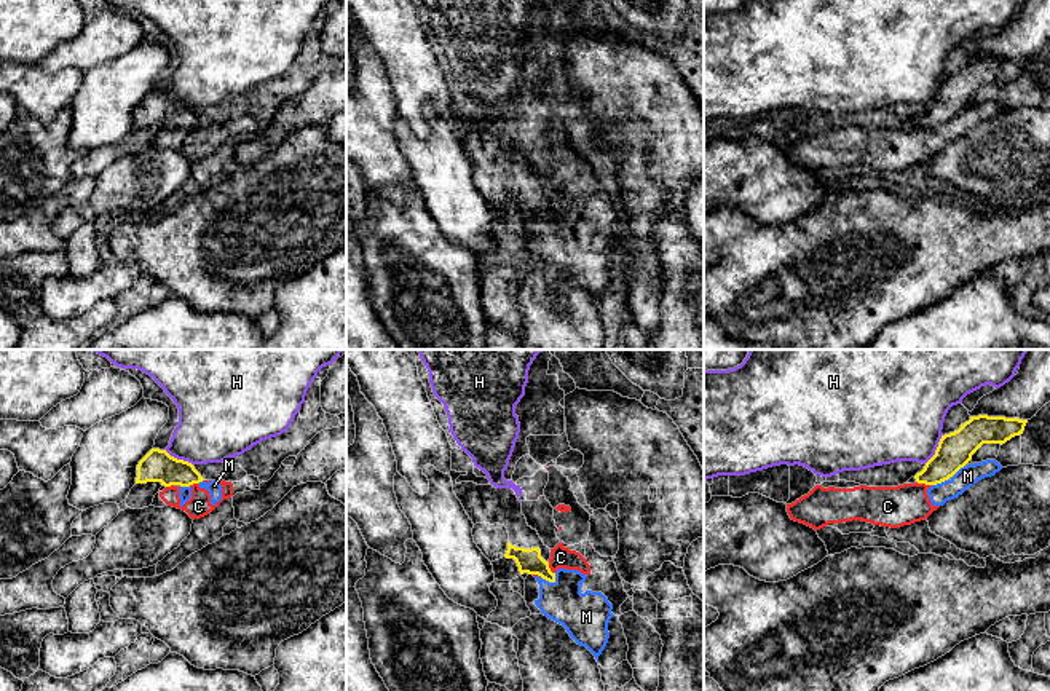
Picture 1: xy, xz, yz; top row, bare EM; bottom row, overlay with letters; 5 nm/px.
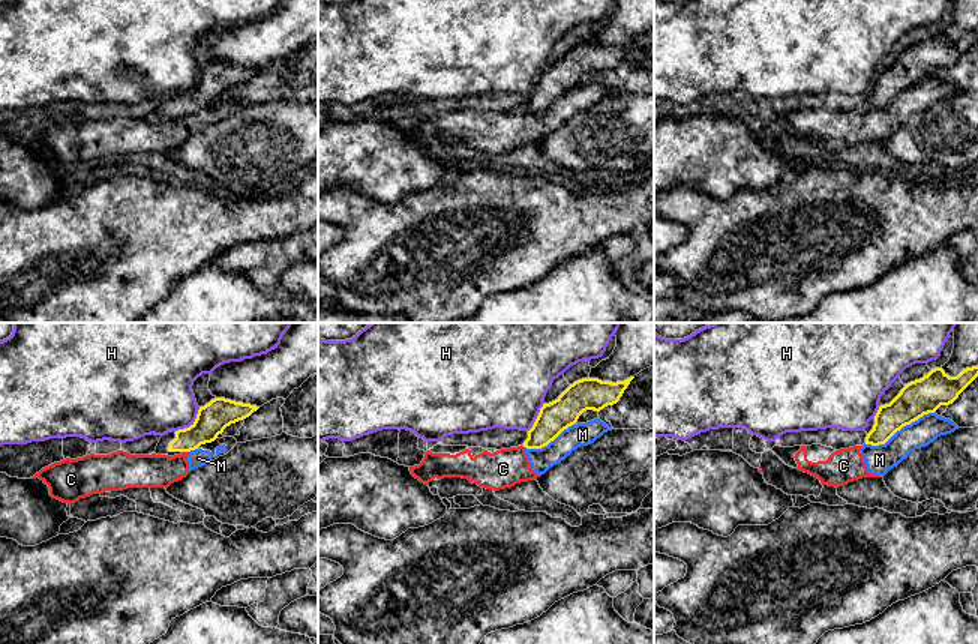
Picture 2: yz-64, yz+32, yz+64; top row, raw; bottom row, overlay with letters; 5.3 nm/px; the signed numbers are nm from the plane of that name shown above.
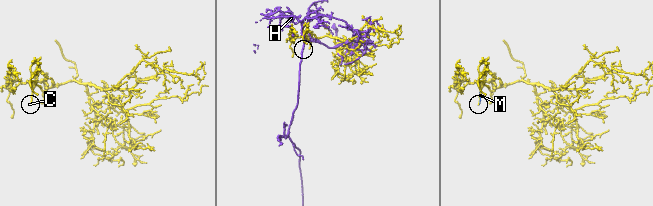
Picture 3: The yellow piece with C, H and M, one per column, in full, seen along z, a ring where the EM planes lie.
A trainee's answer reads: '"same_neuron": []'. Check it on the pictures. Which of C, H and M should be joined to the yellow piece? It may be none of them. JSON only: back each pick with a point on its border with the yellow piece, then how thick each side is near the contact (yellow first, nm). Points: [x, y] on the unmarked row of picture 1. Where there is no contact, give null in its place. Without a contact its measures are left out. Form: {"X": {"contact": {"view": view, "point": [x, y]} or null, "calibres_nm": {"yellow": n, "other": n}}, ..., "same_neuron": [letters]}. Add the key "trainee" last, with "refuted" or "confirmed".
{"same_neuron": [], "trainee": "confirmed"}

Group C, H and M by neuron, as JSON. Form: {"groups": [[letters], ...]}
{"groups": [["C", "M"], ["H"]]}

